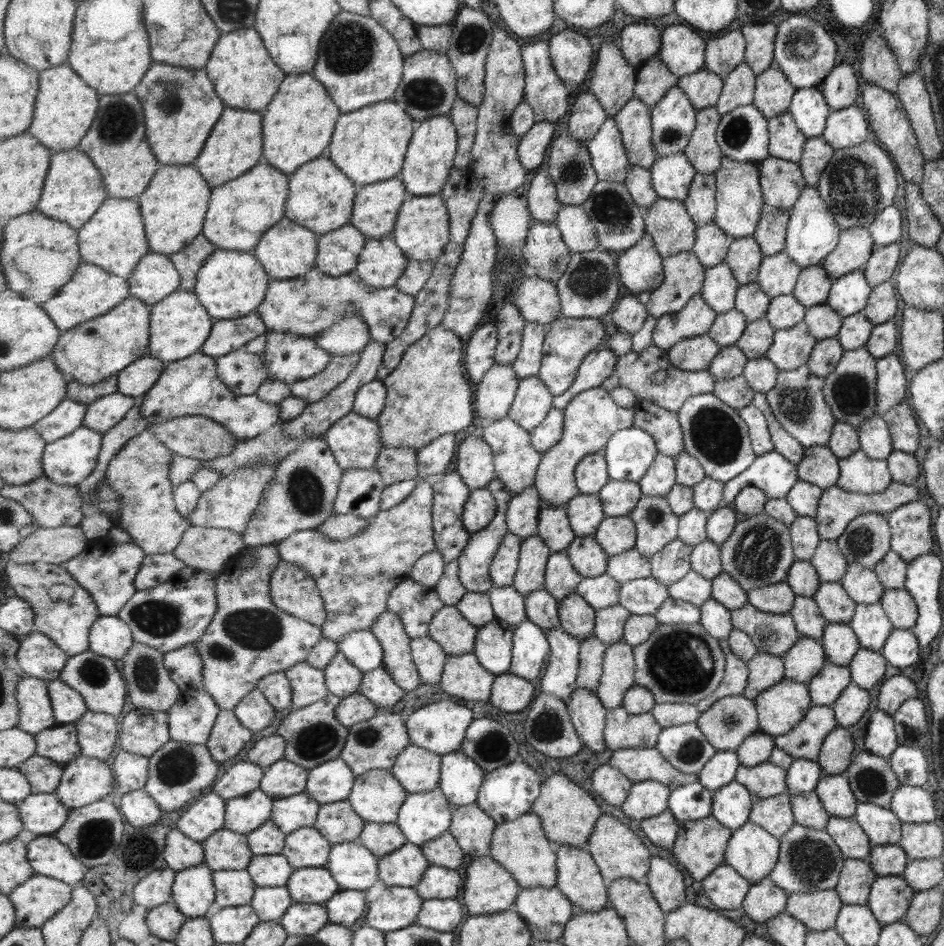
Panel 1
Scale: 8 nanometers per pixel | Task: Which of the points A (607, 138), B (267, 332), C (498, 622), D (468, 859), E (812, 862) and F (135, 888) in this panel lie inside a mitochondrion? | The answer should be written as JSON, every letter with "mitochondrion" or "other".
{"A":"other","B":"other","C":"other","D":"other","E":"mitochondrion","F":"other"}

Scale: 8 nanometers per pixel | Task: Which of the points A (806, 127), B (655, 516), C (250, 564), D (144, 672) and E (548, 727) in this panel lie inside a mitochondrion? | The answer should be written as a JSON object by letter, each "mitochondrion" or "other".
{"A":"other","B":"mitochondrion","C":"other","D":"mitochondrion","E":"mitochondrion"}

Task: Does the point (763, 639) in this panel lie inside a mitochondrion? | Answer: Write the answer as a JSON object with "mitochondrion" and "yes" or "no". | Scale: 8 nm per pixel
{"mitochondrion":"no"}

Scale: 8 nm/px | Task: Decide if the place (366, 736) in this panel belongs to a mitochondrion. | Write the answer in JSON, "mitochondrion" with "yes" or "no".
{"mitochondrion":"yes"}

